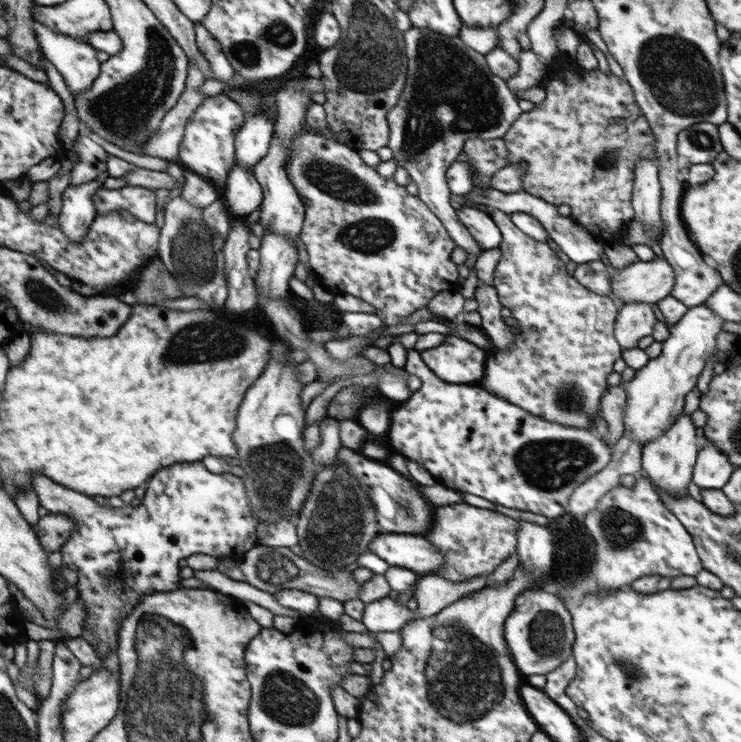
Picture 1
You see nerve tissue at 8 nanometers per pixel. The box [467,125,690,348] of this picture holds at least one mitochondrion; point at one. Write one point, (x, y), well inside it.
(606, 159)

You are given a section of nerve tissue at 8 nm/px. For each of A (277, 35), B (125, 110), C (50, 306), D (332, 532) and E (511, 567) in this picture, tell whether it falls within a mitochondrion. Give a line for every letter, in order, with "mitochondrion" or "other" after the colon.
A: mitochondrion
B: mitochondrion
C: mitochondrion
D: mitochondrion
E: other

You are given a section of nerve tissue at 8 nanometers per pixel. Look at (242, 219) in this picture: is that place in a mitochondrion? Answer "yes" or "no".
no

